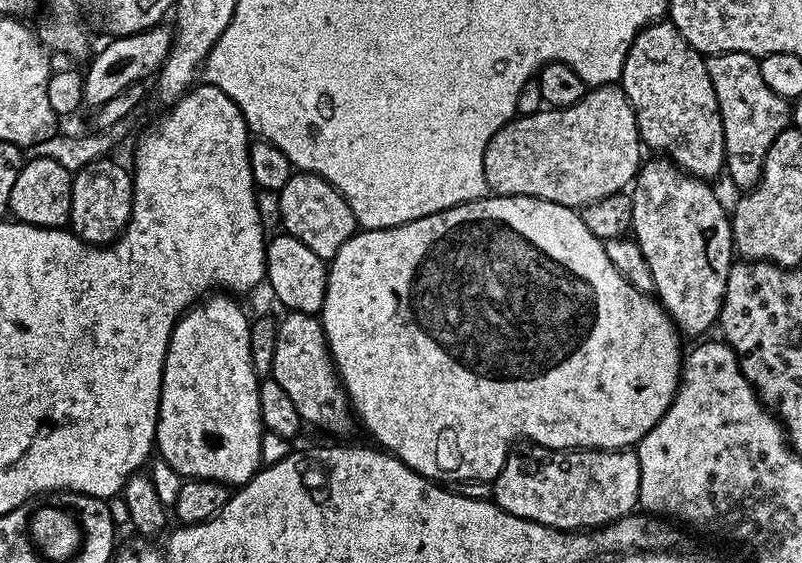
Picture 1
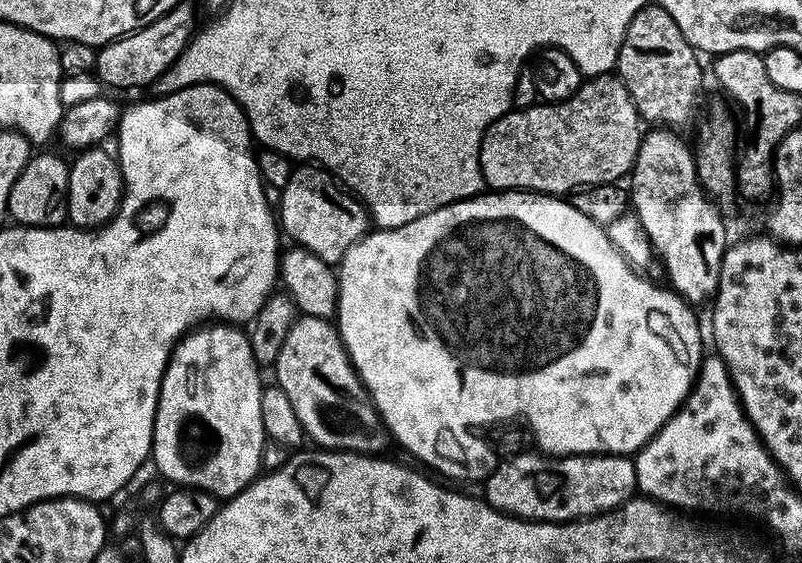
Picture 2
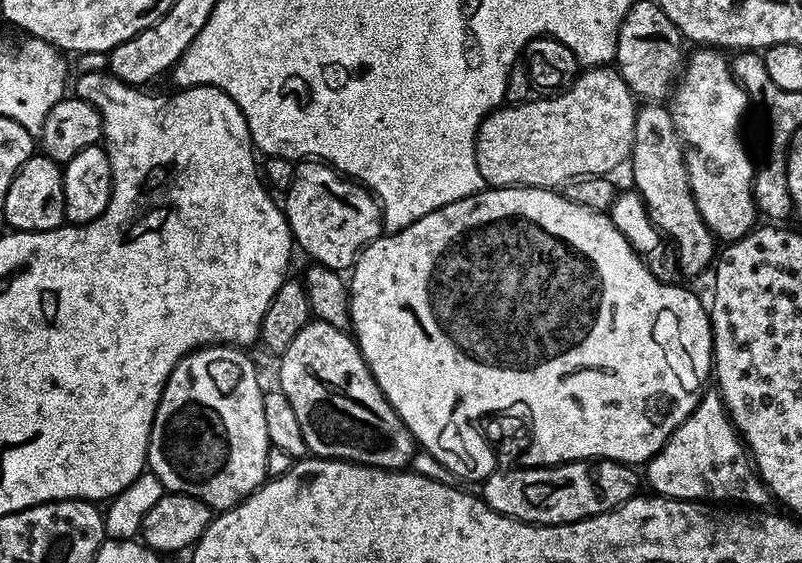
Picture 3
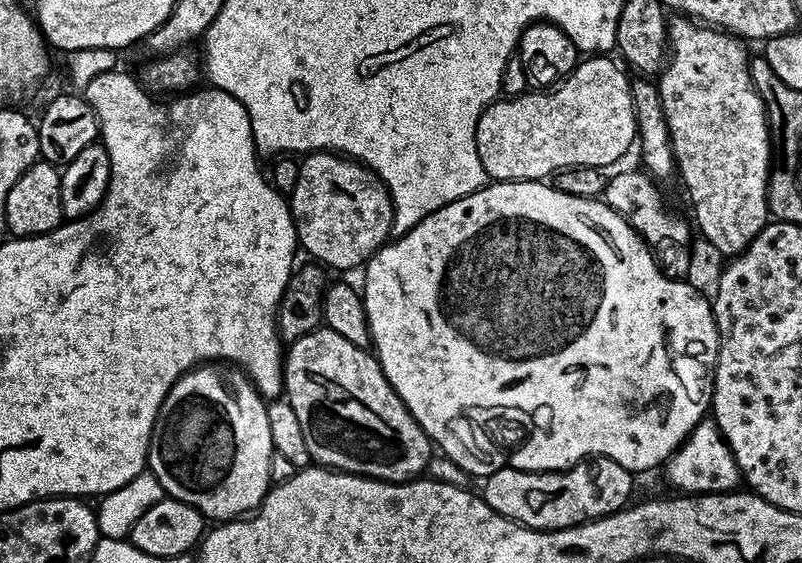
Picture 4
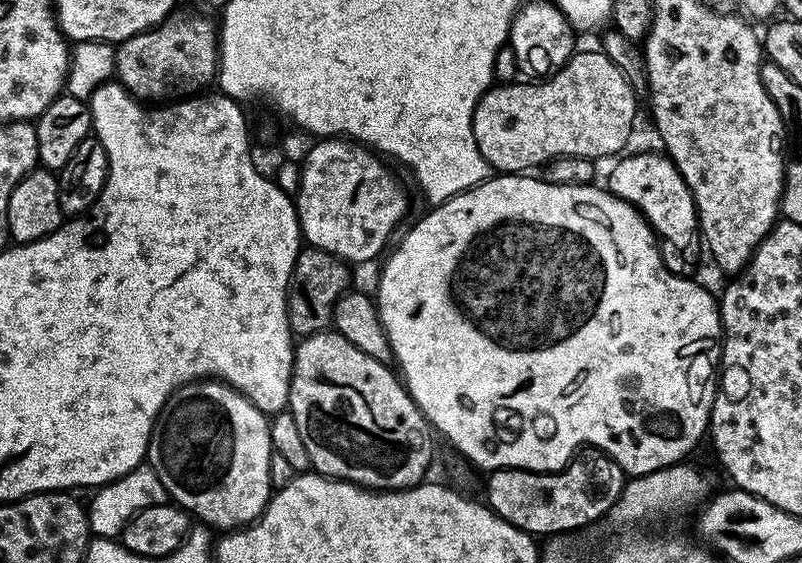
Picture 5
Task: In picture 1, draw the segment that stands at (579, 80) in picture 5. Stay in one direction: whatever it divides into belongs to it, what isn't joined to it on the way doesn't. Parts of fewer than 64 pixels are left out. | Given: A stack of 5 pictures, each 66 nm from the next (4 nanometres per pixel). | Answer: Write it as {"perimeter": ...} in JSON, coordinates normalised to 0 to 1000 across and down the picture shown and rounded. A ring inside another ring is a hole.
{"perimeter":[[[738,153],[729,162],[724,178],[716,181],[716,188],[706,188],[704,192],[680,190],[677,195],[660,206],[643,206],[635,213],[632,220],[628,220],[626,231],[621,231],[621,238],[616,238],[616,245],[611,245],[611,252],[606,259],[603,307],[606,309],[610,343],[621,348],[660,348],[661,352],[671,352],[672,355],[691,359],[707,369],[722,373],[736,359],[743,359],[746,352],[756,352],[767,341],[779,339],[792,321],[793,307],[798,302],[800,290],[798,270],[800,272],[798,226],[793,220],[793,204],[786,188],[786,181],[778,171],[777,156],[772,153]]]}

